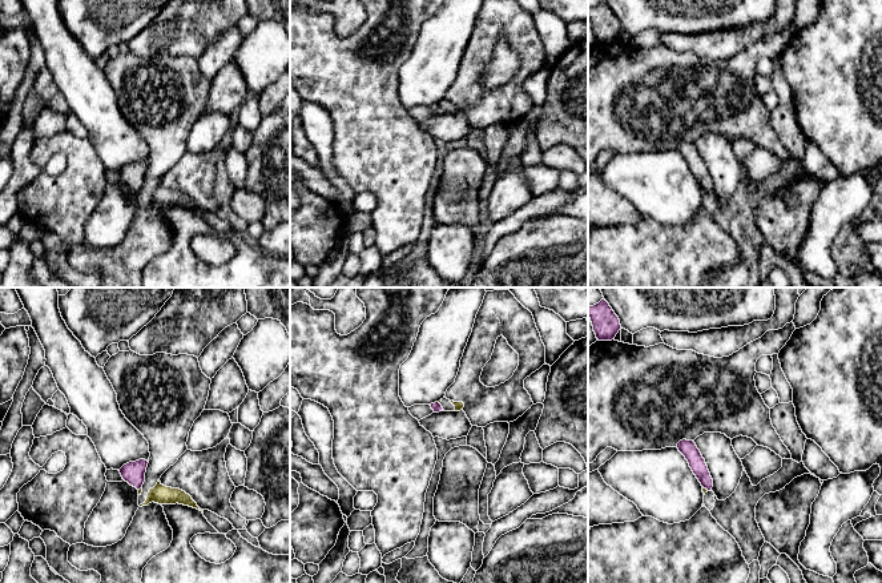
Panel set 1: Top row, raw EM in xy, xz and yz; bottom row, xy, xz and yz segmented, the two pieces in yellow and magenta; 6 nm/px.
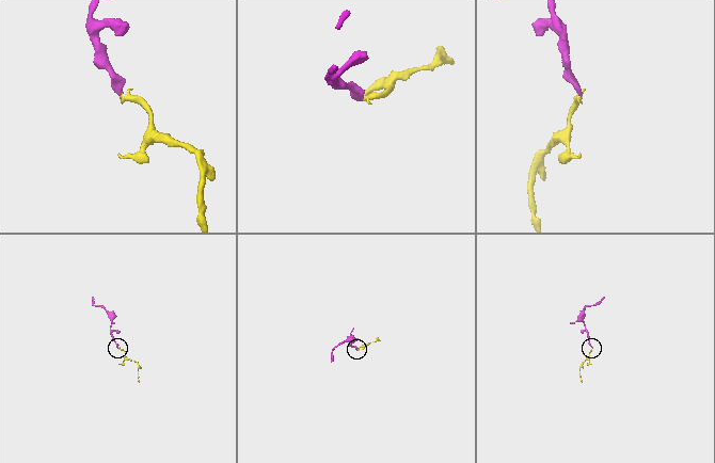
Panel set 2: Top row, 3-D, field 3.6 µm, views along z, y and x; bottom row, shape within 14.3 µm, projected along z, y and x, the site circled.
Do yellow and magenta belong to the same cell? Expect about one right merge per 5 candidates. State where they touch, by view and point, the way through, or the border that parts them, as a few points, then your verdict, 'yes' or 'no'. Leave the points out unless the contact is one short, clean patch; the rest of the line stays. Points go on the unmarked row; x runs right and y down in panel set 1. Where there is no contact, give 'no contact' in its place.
yz (705, 191) | across yz (704, 192), (705, 191), (704, 177), (692, 156) | yes

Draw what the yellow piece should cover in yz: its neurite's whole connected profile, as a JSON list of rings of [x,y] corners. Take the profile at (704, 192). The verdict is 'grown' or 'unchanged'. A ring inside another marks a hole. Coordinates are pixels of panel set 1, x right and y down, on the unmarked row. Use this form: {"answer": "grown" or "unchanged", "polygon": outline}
{"answer": "grown", "polygon": [[[682,141],[677,145],[676,149],[685,158],[685,161],[689,165],[689,169],[692,170],[693,176],[701,185],[704,197],[708,193],[712,193],[713,181],[710,178],[705,161],[702,160],[696,145],[693,142]]]}

